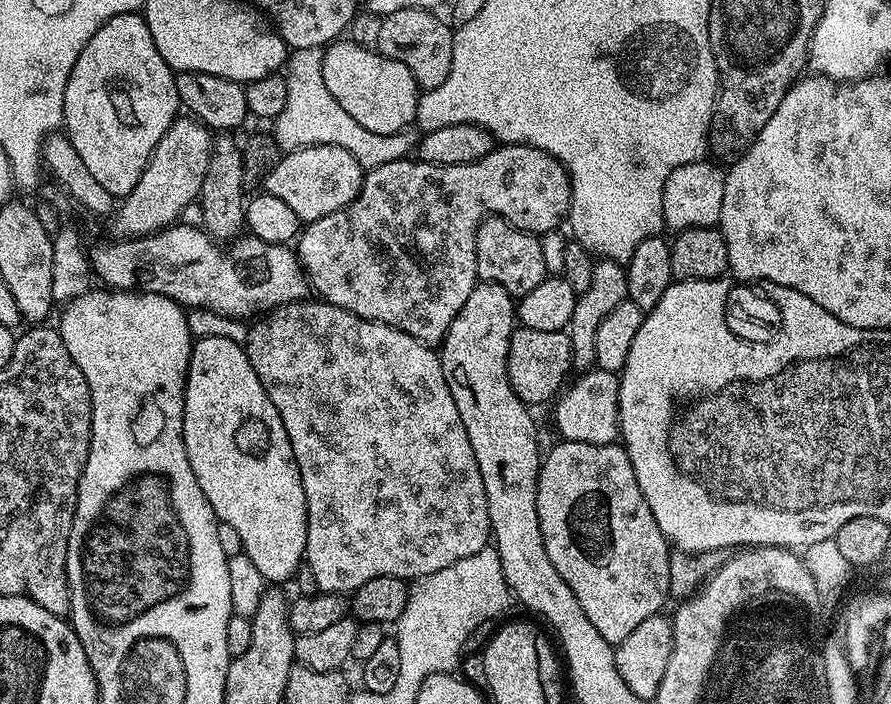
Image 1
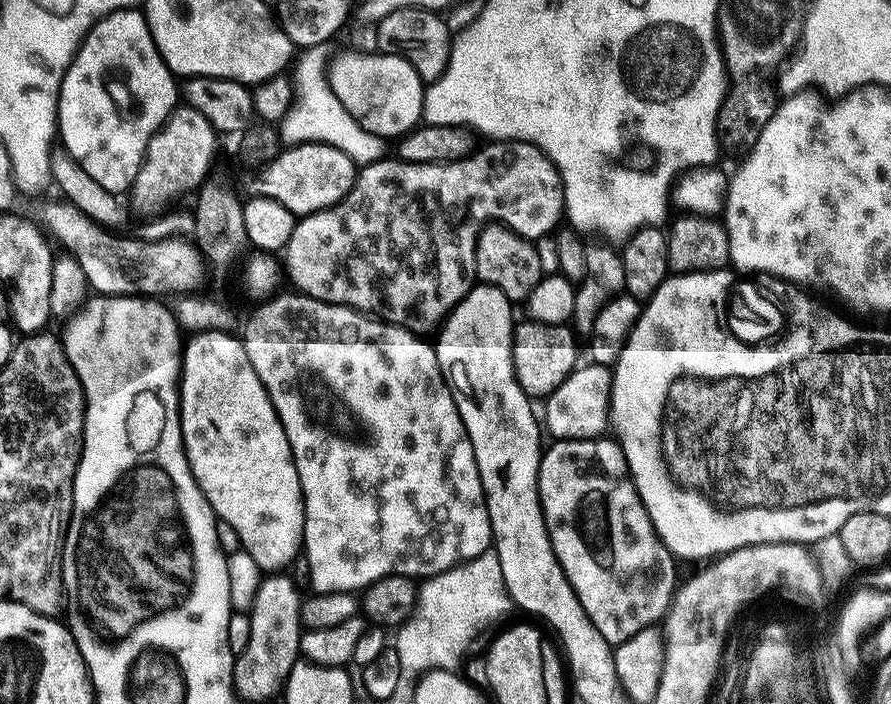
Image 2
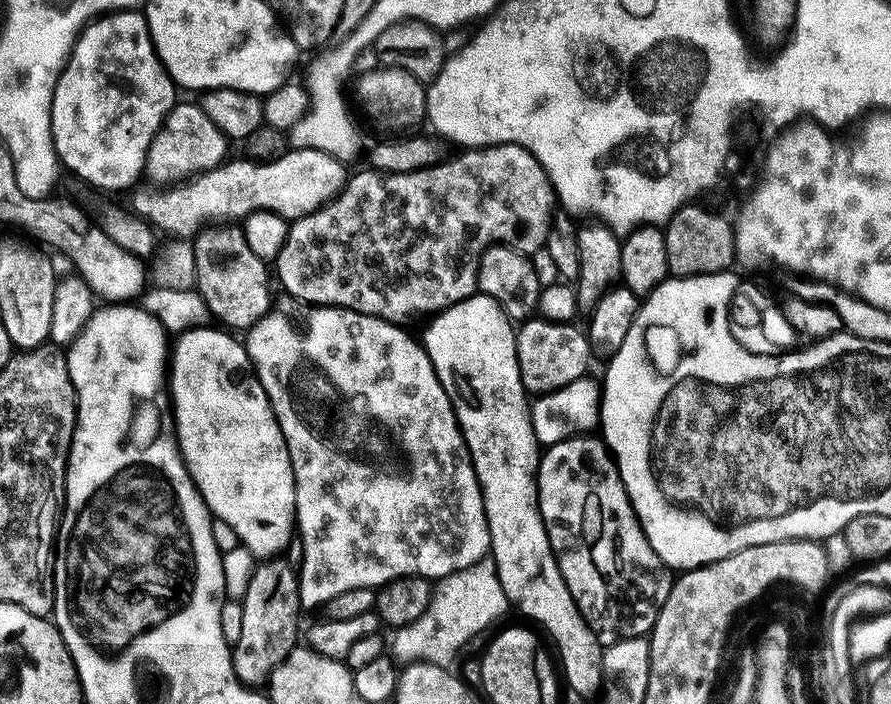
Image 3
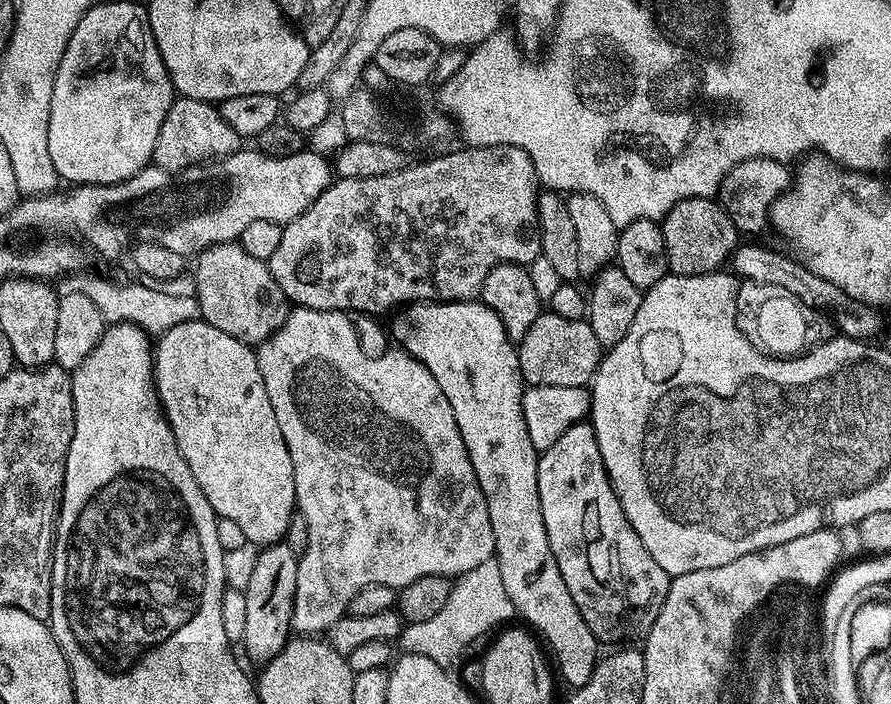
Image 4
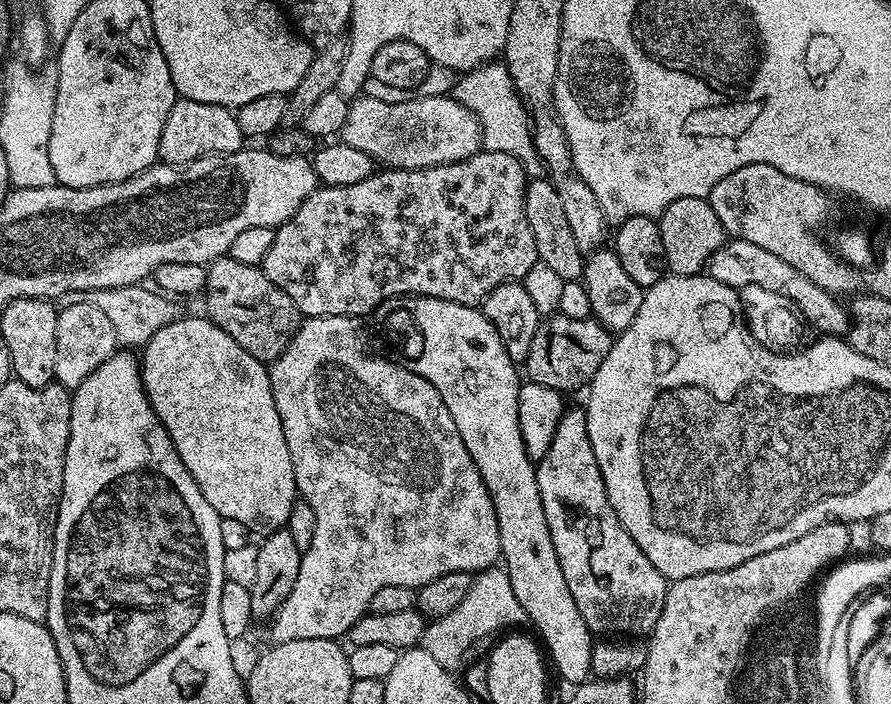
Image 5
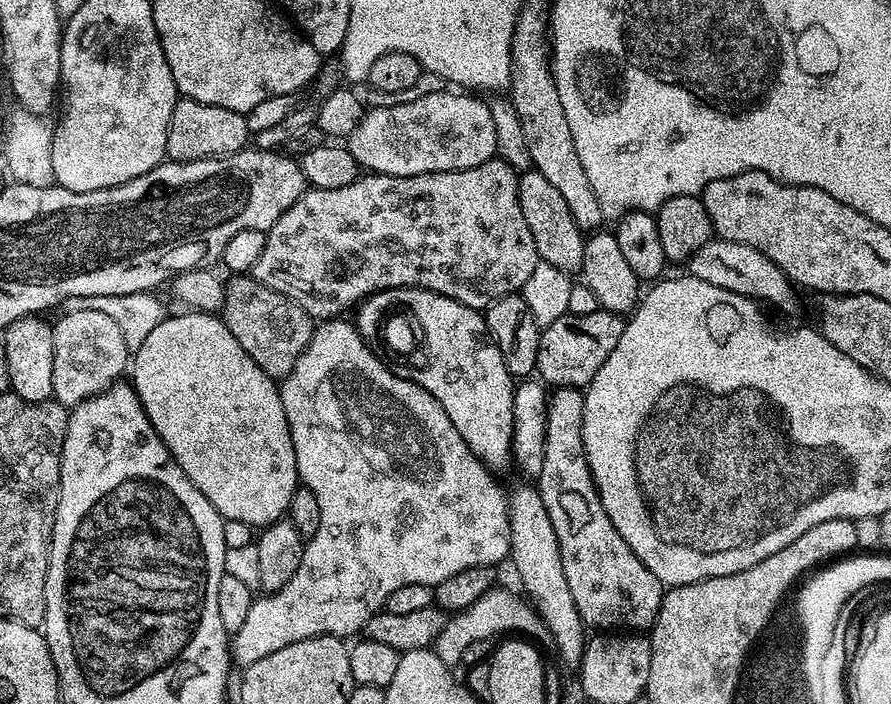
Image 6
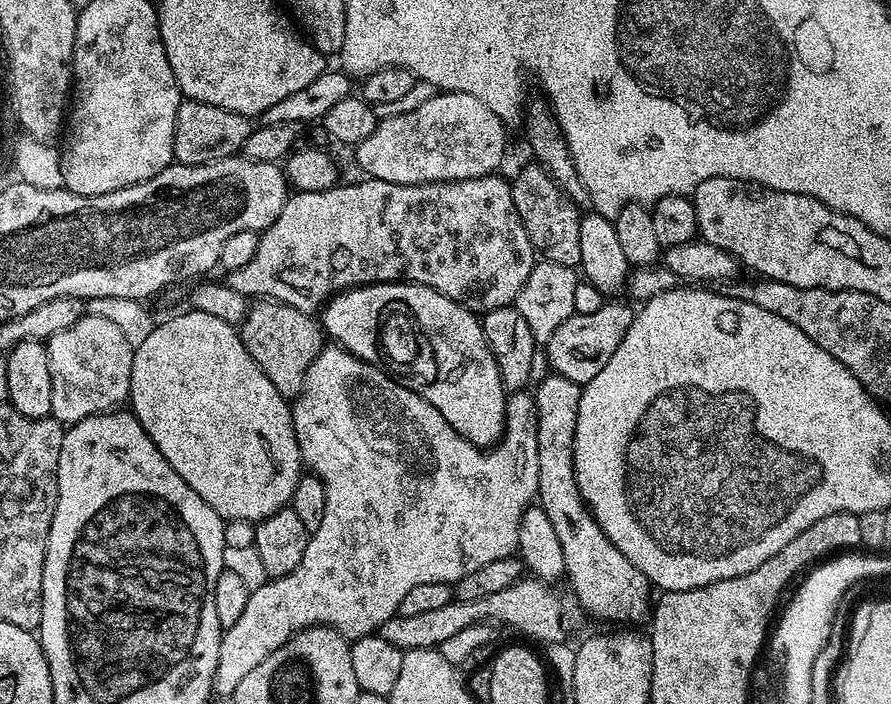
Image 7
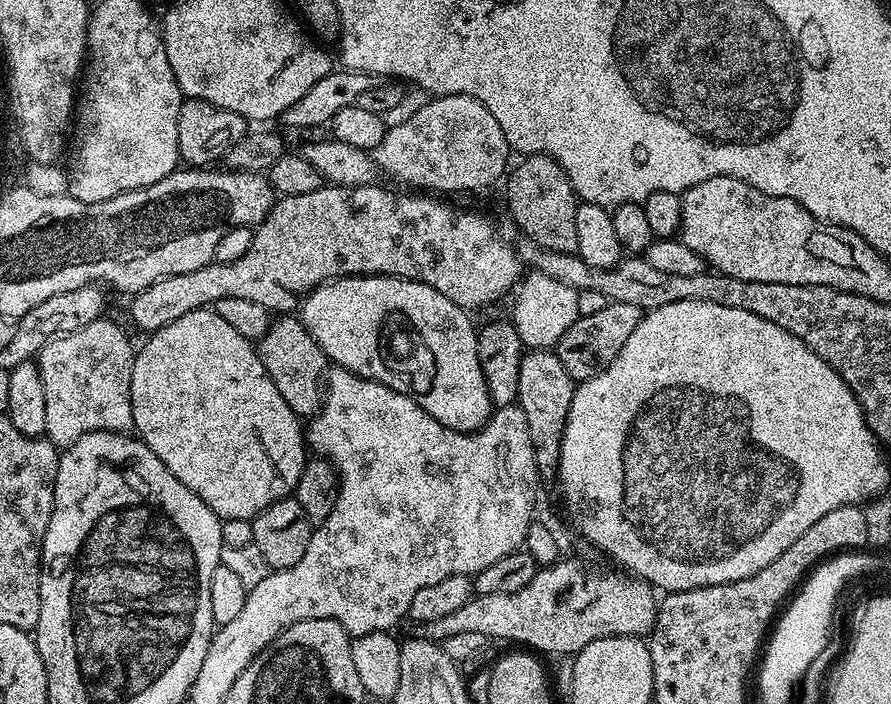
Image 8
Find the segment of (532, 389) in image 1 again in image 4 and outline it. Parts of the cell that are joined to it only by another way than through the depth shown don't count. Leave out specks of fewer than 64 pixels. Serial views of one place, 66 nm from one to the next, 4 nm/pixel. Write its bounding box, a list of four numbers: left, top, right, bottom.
[518,310,602,386]

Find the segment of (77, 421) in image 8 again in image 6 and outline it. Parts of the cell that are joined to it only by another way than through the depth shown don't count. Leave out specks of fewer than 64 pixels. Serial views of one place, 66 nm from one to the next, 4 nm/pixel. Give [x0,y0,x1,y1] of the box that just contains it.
[52,310,130,406]

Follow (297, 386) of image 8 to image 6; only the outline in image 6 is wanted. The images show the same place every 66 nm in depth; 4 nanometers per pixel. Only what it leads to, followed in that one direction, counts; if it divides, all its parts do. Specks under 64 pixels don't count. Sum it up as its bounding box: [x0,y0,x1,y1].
[222,274,314,378]

